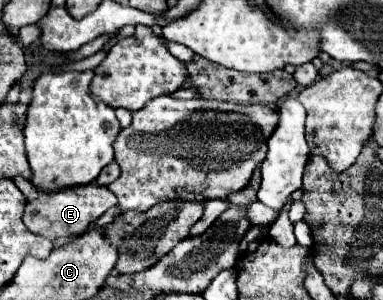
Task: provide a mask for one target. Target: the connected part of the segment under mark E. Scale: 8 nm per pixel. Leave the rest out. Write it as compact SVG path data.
M84 185L84 187L70 187L70 189L62 189L58 193L40 193L38 199L26 203L24 209L24 225L42 237L48 237L52 241L56 239L68 239L68 237L78 237L82 233L88 231L88 227L110 207L114 207L116 195L112 191L108 191L108 187L102 185Z

